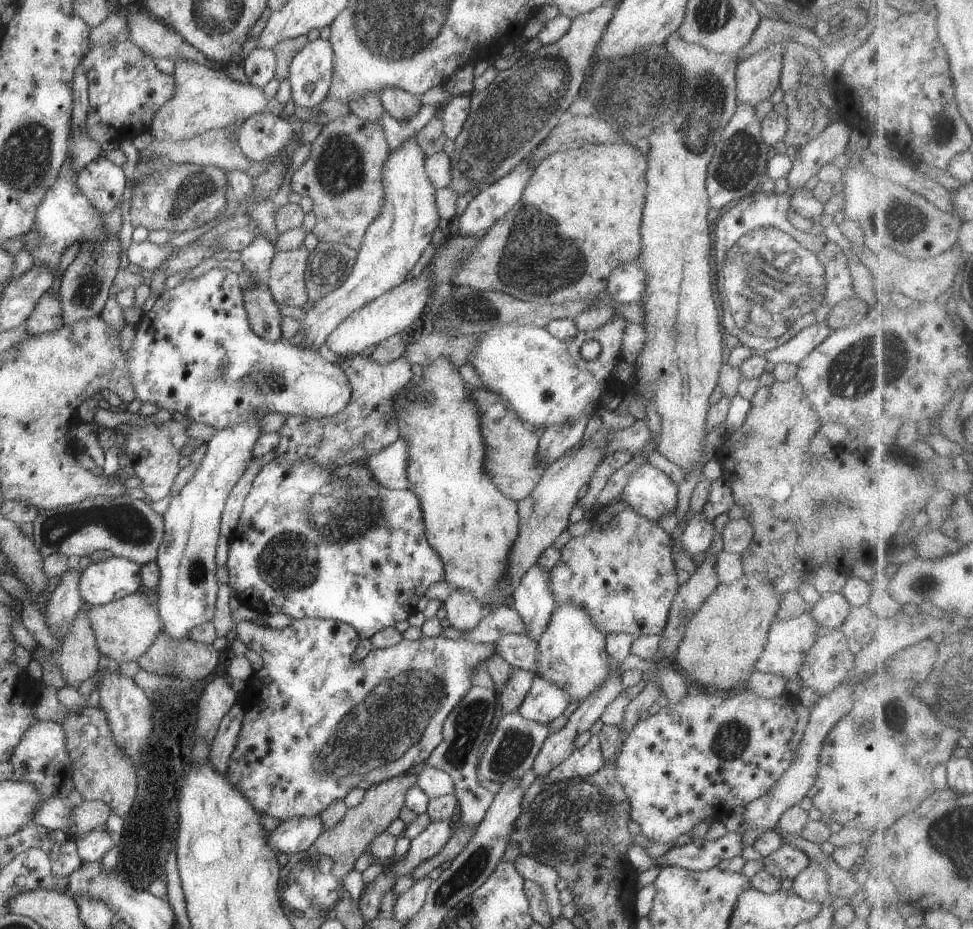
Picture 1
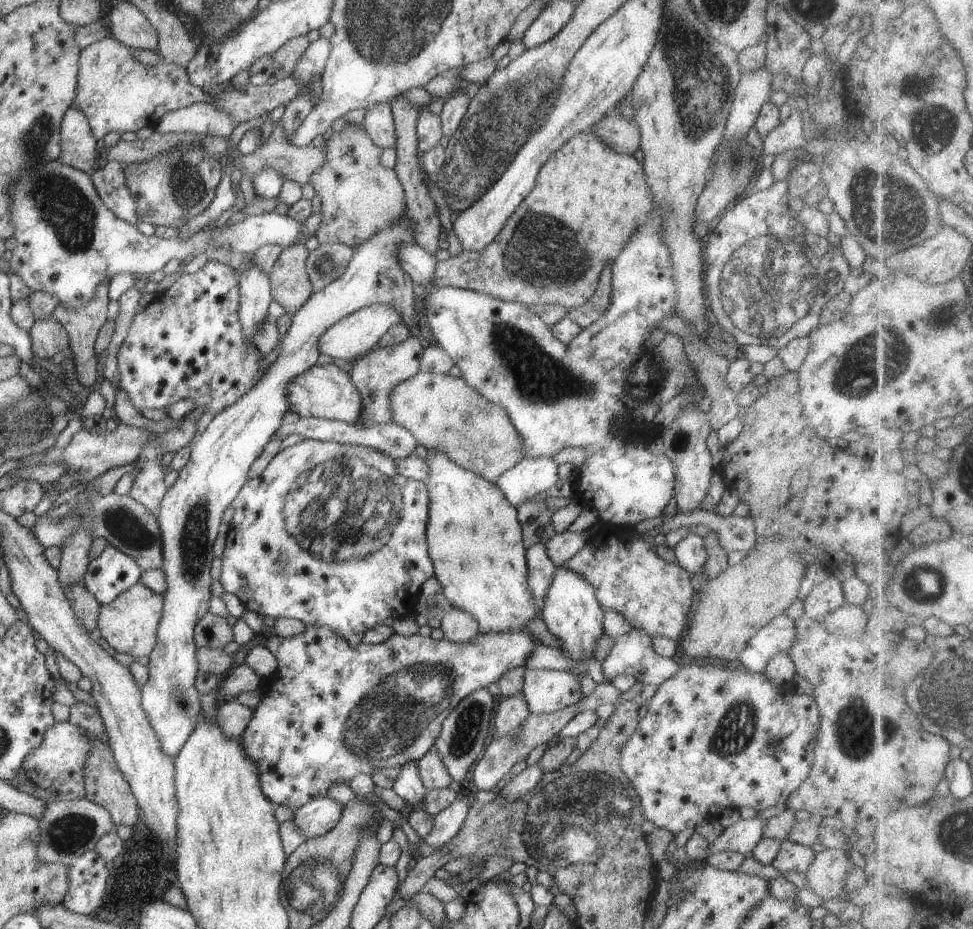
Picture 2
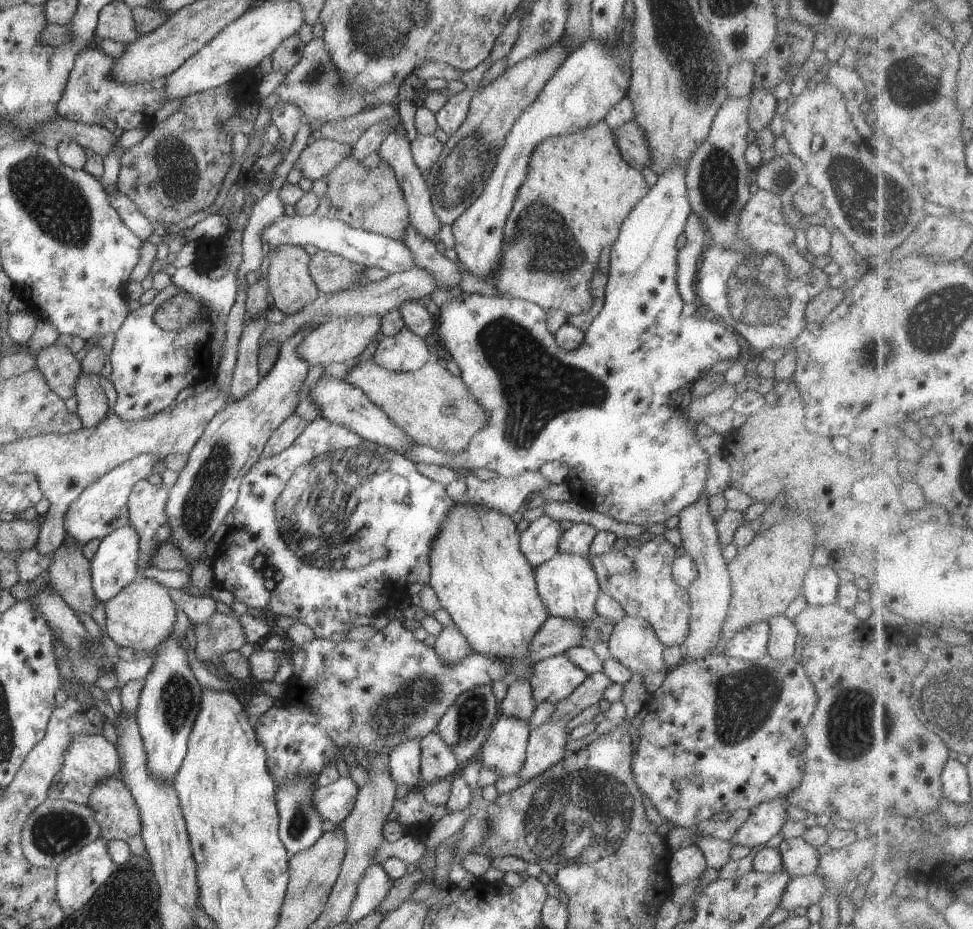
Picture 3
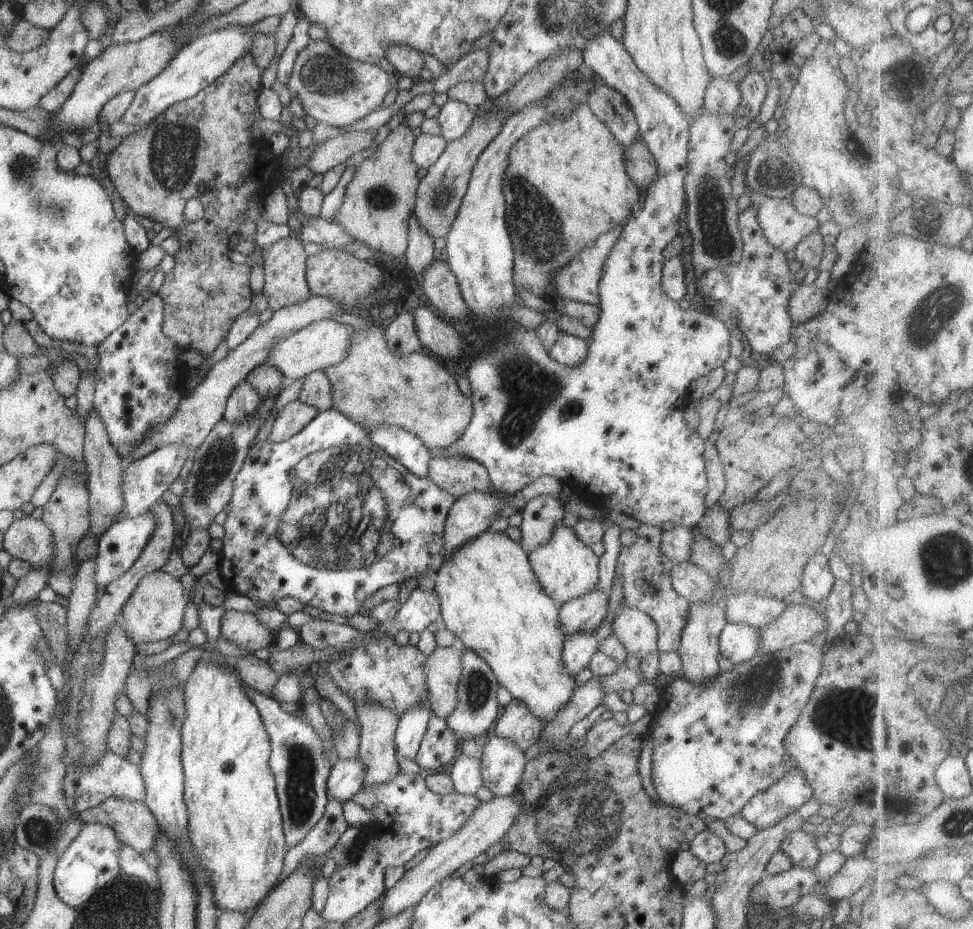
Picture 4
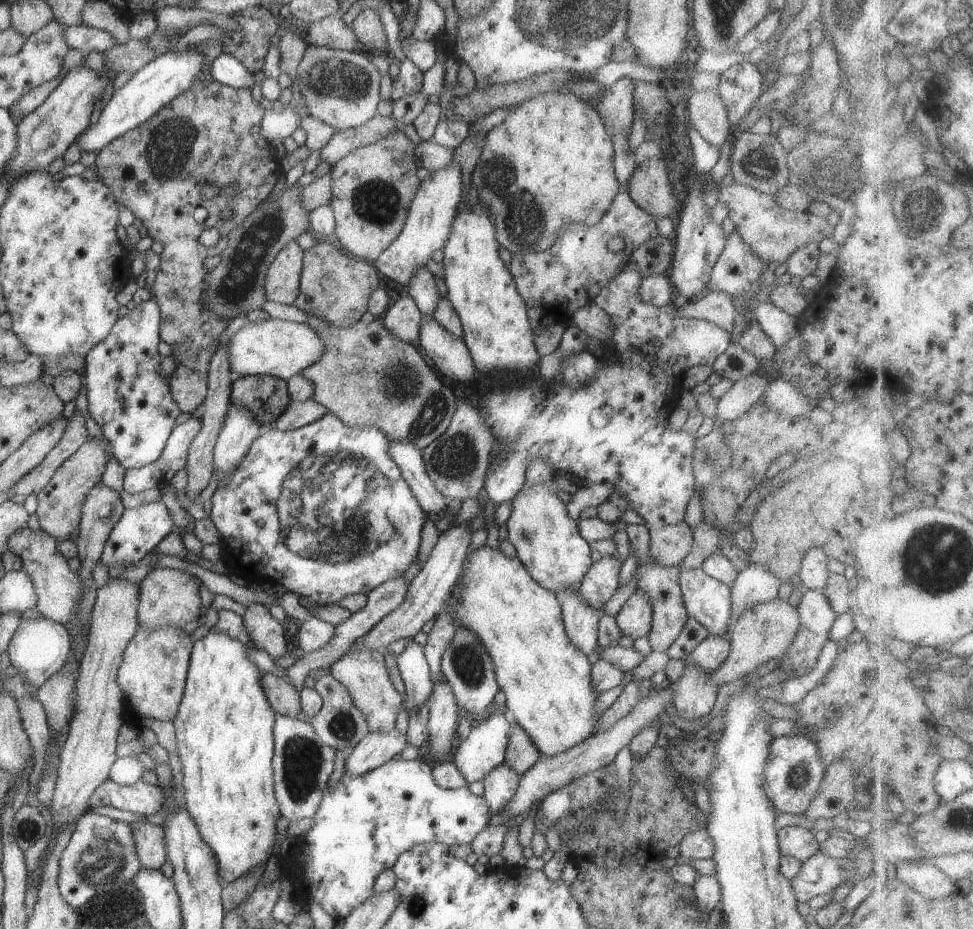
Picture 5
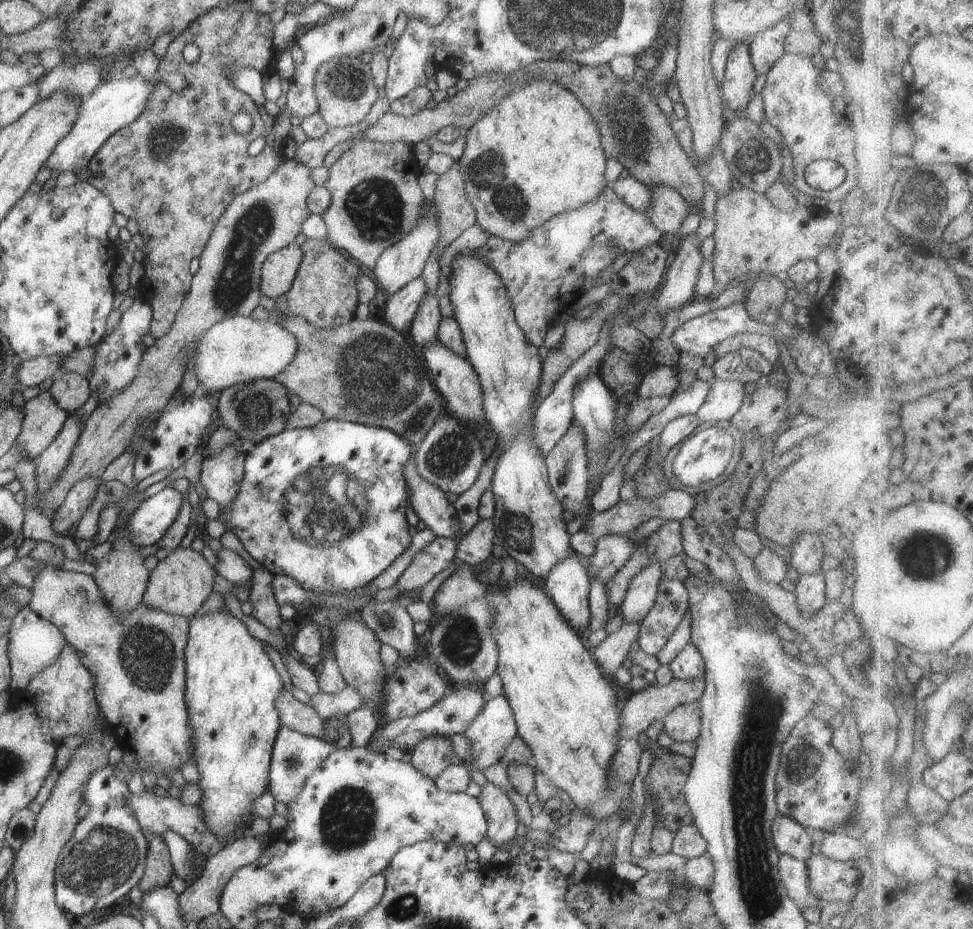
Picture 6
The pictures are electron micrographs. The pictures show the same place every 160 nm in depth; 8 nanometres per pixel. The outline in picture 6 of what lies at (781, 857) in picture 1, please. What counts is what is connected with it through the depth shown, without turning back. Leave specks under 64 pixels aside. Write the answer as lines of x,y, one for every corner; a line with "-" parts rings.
779,814
774,819
771,833
774,846
781,855
790,855
803,861
813,855
810,832
794,819

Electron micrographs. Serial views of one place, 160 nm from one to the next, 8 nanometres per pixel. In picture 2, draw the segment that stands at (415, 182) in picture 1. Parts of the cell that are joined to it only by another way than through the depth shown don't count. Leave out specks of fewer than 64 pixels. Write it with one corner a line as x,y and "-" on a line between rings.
405,214
405,216
402,217
399,221
396,221
395,223
392,223
387,227
380,228
379,231
376,231
368,240
365,240
360,246
357,246
355,248
352,260
350,260
350,262
348,263
347,269
344,271
344,274
342,274
340,278
333,280
330,284
328,284
328,286
326,286
326,288
323,288
318,292
313,292
312,296
293,315
291,315
291,325
289,326
288,332
281,337
282,350
280,350
279,356
276,361
271,364
269,366
269,369
263,374
263,377
243,397
240,397
240,400
237,400
232,406
225,408
220,414
214,415
211,422
208,424
208,428
206,428
206,431
195,439
190,448
191,454
189,461
182,469
180,469
179,477
177,478
176,482
174,482
174,484
166,491
164,498
159,504
156,515
161,530
163,544
163,561
161,569
165,572
167,587
162,594
164,606
162,609
162,616
157,630
157,643
154,647
154,650
152,650
147,658
149,677
146,684
142,686
141,693
142,706
144,707
145,713
150,719
154,732
157,734
156,738
158,738
162,750
165,752
165,754
170,755
172,758
175,758
175,756
181,751
184,743
188,740
188,737
192,734
192,732
194,732
195,726
200,721
200,718
202,718
203,716
203,712
200,707
201,694
196,691
196,688
194,686
194,680
196,680
196,676
198,675
199,670
197,667
196,658
196,649
198,646
195,643
193,634
194,628
196,628
196,623
200,620
200,617
203,617
206,613
208,613
210,598
213,596
212,593
210,593
210,586
212,586
212,579
210,577
210,566
212,560
214,560
215,557
212,552
212,545
214,543
214,540
216,540
224,509
231,506
231,502
235,500
236,495
238,494
238,492
240,492
240,489
244,486
244,484
246,484
246,481
248,480
247,474
250,470
251,464
256,460
256,457
264,450
265,444
268,444
268,442
270,442
270,439
275,436
275,432
278,430
278,428
283,425
282,417
284,416
284,414
286,414
286,411
288,411
289,407
289,400
287,397
287,384
291,383
296,378
296,376
304,374
308,370
308,368
316,364
316,361
318,360
318,358
320,358
321,354
321,352
319,351
319,338
324,334
324,332
328,330
328,328
330,328
333,324
336,324
339,320
342,320
344,317
350,316
353,312
356,312
361,308
376,303
392,305
398,312
400,312
400,315
402,315
402,323
404,323
407,327
413,325
412,320
414,320
415,313
415,295
413,291
414,286
412,286
413,280
402,268
402,265
398,260
397,247
399,245
412,245
414,243
415,240
413,233
413,224
411,223
411,220
406,217

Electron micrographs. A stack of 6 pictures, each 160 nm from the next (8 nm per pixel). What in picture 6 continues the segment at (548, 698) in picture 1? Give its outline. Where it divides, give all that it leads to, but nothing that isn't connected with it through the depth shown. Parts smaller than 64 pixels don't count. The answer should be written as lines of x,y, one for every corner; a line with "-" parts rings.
580,554
561,560
547,575
546,594
554,601
567,623
582,635
591,617
588,600
591,580
580,564

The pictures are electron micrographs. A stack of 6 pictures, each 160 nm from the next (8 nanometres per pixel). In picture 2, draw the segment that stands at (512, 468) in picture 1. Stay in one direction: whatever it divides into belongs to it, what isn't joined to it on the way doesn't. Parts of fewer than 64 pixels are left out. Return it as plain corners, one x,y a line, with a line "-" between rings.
419,371
416,376
397,384
391,392
391,411
393,414
393,422
399,424
409,430
416,438
417,442
424,445
428,449
436,449
448,455
458,466
473,472
475,475
485,478
488,482
495,484
498,477
504,474
508,469
516,466
518,462
523,459
523,448
521,447
521,436
518,434
516,428
513,427
512,421
509,419
508,413
503,406
494,404
486,400
475,388
472,388
462,376
451,377
449,374
423,373

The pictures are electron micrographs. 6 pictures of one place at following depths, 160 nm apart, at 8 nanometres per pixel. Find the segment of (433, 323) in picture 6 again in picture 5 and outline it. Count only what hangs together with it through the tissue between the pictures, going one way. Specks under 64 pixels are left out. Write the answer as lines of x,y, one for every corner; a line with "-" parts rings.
424,265
415,270
413,277
407,284
410,297
418,305
423,316
428,315
432,317
438,297
440,297
434,277
432,272

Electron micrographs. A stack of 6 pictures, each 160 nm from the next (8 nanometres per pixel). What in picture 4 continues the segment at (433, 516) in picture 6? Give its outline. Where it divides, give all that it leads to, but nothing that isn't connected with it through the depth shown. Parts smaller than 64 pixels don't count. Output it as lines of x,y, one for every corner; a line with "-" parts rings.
394,425
372,427
367,434
377,447
388,452
412,474
428,477
432,451
415,434

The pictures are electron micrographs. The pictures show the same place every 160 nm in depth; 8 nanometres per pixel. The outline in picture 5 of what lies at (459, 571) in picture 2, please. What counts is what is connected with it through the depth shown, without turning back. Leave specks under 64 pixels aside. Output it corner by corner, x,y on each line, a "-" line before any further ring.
487,545
478,547
467,556
461,579
459,578
458,582
460,582
459,587
452,588
454,591
457,590
457,593
451,596
453,601
451,602
450,616
453,625
473,632
480,639
486,652
490,655
497,683
506,697
503,707
504,711
514,722
520,723
520,726
532,737
533,743
538,747
541,754
545,754
546,756
559,755
561,752
567,751
570,747
582,743
585,738
588,738
592,734
596,721
599,718
599,716
594,715
594,702
598,695
595,694
591,687
592,664
588,661
588,655
585,655
580,649
574,647
566,634
560,598
548,589
540,586
540,584
530,576
530,573
526,570
526,567
520,562
518,557
510,558
506,556
504,552
500,551
499,548
495,549

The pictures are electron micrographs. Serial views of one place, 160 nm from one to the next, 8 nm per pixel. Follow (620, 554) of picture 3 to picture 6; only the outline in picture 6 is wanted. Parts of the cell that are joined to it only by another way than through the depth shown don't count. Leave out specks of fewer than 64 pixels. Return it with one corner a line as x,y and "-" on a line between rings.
664,577
652,610
640,624
638,644
649,655
664,648
689,610
688,585
676,579

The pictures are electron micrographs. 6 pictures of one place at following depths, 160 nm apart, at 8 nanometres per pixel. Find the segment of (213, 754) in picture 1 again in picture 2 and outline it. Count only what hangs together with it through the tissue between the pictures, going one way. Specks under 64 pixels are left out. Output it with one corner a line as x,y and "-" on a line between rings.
235,699
228,700
218,707
217,724
225,737
240,741
252,718
253,709
240,704

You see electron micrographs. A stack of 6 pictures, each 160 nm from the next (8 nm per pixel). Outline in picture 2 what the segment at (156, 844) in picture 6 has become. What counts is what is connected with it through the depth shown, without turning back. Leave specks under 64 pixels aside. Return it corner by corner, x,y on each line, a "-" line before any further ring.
88,733
87,736
91,741
91,749
88,751
83,770
85,797
90,802
104,807
115,825
124,824
133,827
141,819
139,806
128,781
117,767
110,745
99,739
98,735

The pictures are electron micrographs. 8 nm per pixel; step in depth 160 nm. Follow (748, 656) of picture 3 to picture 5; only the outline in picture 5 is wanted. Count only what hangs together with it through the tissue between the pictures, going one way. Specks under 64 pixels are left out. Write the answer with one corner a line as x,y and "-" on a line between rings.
730,632
725,635
708,635
698,644
685,661
694,663
708,672
715,671
731,653

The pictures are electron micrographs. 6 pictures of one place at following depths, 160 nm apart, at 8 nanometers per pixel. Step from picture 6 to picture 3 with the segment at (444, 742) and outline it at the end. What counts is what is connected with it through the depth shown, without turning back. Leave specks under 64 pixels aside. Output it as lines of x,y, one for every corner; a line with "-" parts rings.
444,620
444,627
436,638
434,648
438,656
448,664
457,663
470,651
466,637
459,631
459,628

